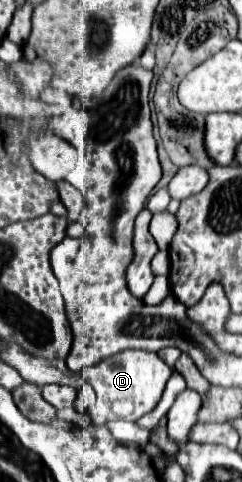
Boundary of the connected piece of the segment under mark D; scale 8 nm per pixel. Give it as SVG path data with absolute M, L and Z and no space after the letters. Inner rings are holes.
M123 350L121 354L113 354L111 358L85 368L81 372L81 378L93 386L97 396L97 412L93 412L93 424L103 424L107 420L137 422L159 404L169 376L171 368L155 352L145 350Z

